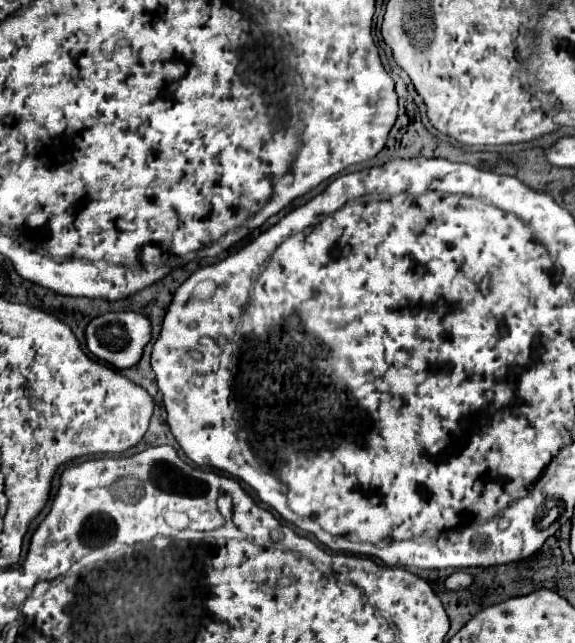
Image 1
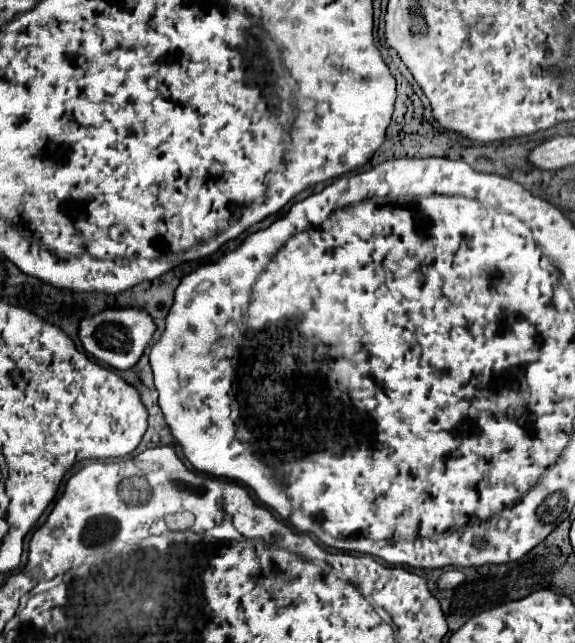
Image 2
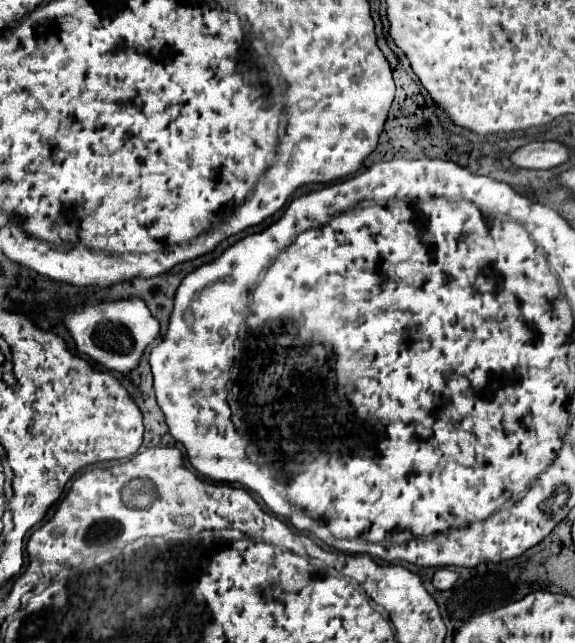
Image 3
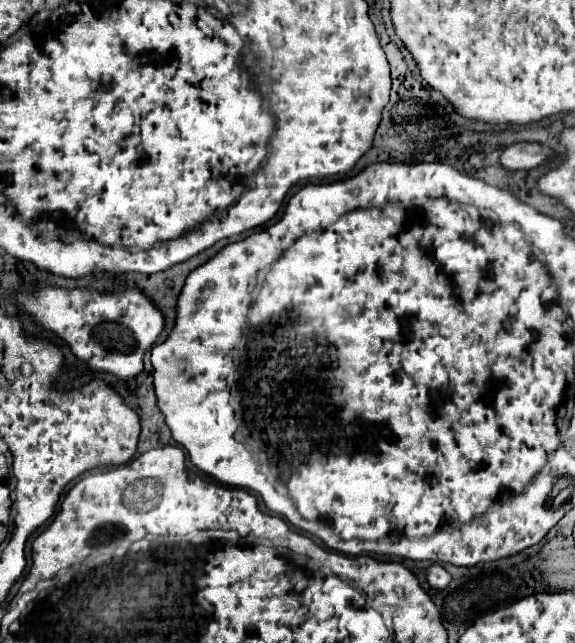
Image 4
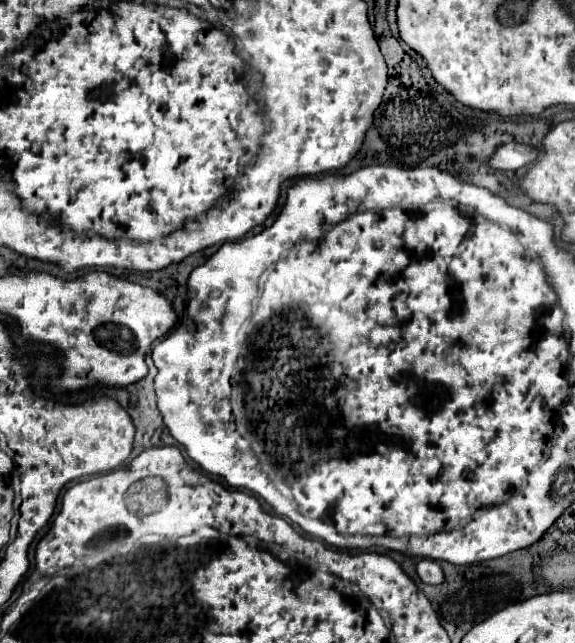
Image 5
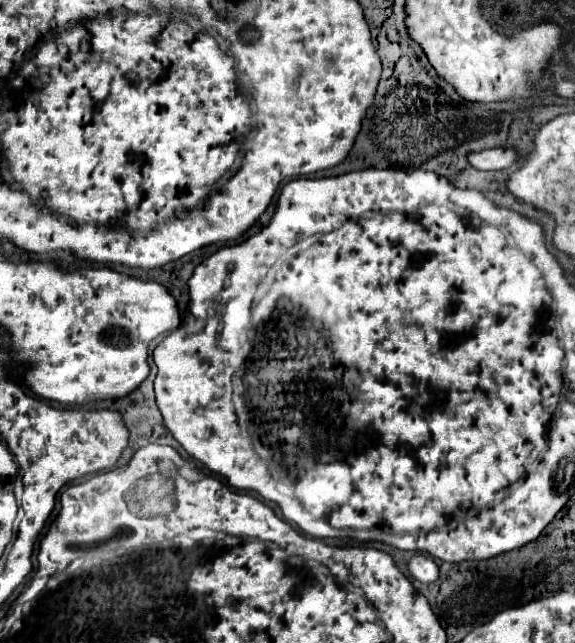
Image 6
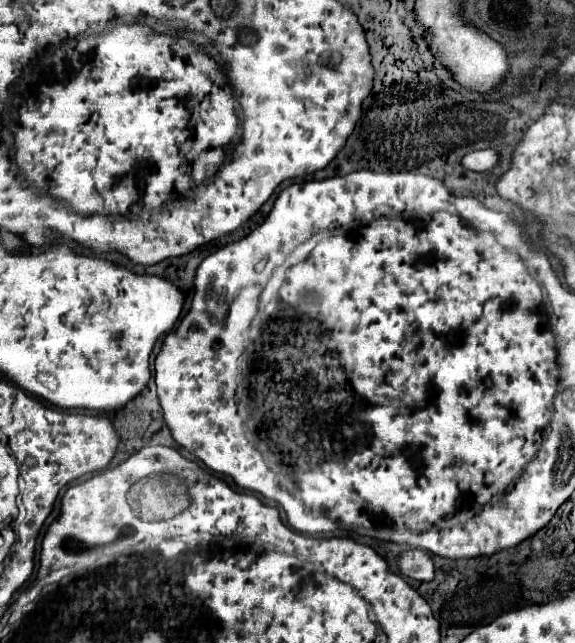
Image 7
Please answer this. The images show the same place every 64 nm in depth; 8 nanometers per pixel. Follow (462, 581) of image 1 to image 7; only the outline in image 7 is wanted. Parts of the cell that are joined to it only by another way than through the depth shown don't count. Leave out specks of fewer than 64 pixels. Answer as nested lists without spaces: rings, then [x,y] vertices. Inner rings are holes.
[[[404,550],[398,558],[396,558],[398,570],[402,576],[408,576],[412,580],[422,580],[422,582],[430,582],[434,578],[434,566],[432,566],[432,558],[428,552],[424,550]]]

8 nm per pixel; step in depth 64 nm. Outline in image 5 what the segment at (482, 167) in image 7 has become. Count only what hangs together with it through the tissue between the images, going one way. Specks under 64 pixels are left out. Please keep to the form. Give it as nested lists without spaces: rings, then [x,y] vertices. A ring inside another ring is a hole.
[[[504,144],[496,148],[492,156],[488,156],[486,164],[494,170],[520,170],[536,160],[536,150],[526,144]]]

